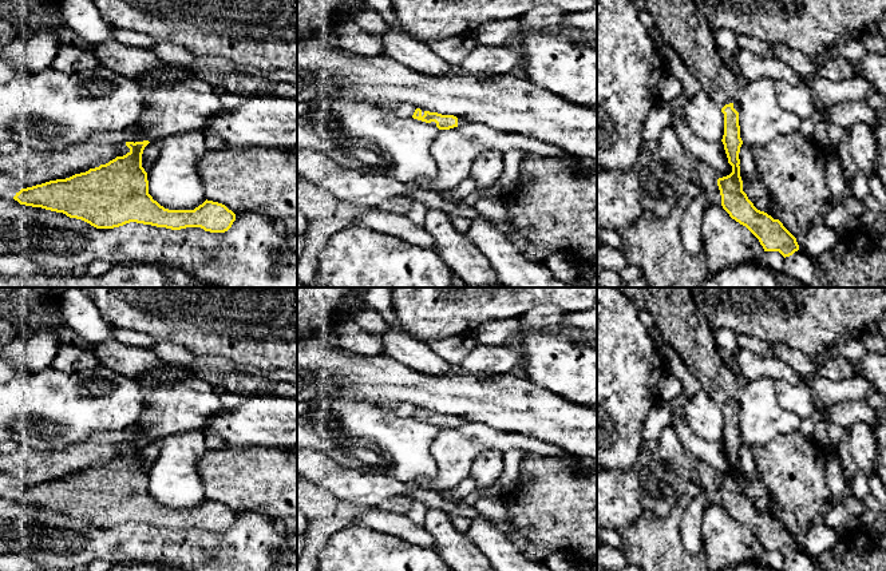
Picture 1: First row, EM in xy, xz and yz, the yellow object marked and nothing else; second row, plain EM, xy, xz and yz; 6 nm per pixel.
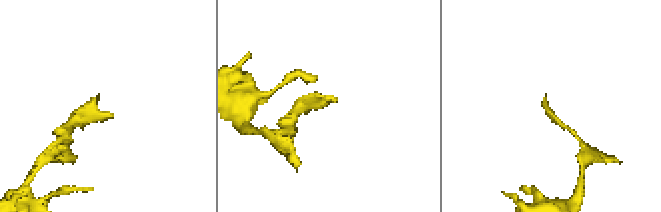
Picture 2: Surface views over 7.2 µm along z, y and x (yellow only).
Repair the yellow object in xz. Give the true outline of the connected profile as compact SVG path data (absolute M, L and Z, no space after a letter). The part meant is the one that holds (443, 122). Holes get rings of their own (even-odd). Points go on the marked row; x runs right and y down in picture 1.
M416 108L414 119L430 123L431 126L436 126L439 130L450 130L458 126L463 126L466 123L464 119L456 118L454 115L442 115L438 112L430 112L420 108Z

